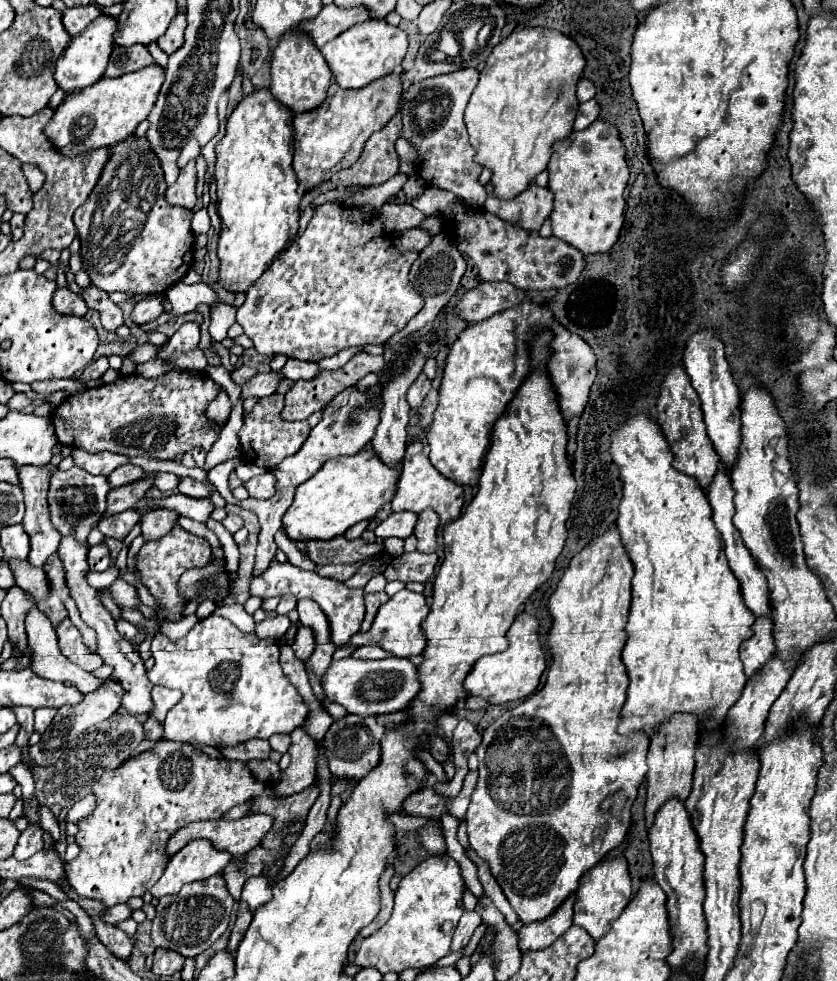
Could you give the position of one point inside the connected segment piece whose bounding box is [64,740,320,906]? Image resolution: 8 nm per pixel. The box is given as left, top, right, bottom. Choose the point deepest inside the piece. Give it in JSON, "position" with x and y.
{"position":[139,805]}

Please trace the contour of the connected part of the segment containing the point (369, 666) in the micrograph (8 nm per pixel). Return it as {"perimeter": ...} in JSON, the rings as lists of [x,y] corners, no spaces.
{"perimeter":[[[396,656],[384,660],[344,658],[344,660],[332,660],[328,672],[324,674],[322,688],[326,700],[342,704],[350,714],[378,716],[404,710],[408,702],[418,694],[420,682],[416,676],[416,666],[408,658],[396,658]]]}

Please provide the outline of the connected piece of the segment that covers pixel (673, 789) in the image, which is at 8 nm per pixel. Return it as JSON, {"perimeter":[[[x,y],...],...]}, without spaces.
{"perimeter":[[[674,714],[668,724],[664,724],[658,734],[650,740],[650,752],[648,752],[648,772],[646,772],[646,828],[650,830],[654,824],[654,818],[664,802],[668,798],[686,800],[688,792],[692,790],[692,774],[694,774],[694,752],[696,752],[696,740],[698,740],[698,724],[696,718],[690,714]]]}

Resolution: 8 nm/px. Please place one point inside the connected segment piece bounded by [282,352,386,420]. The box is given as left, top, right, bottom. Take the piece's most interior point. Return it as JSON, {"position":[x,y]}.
{"position":[305,398]}

